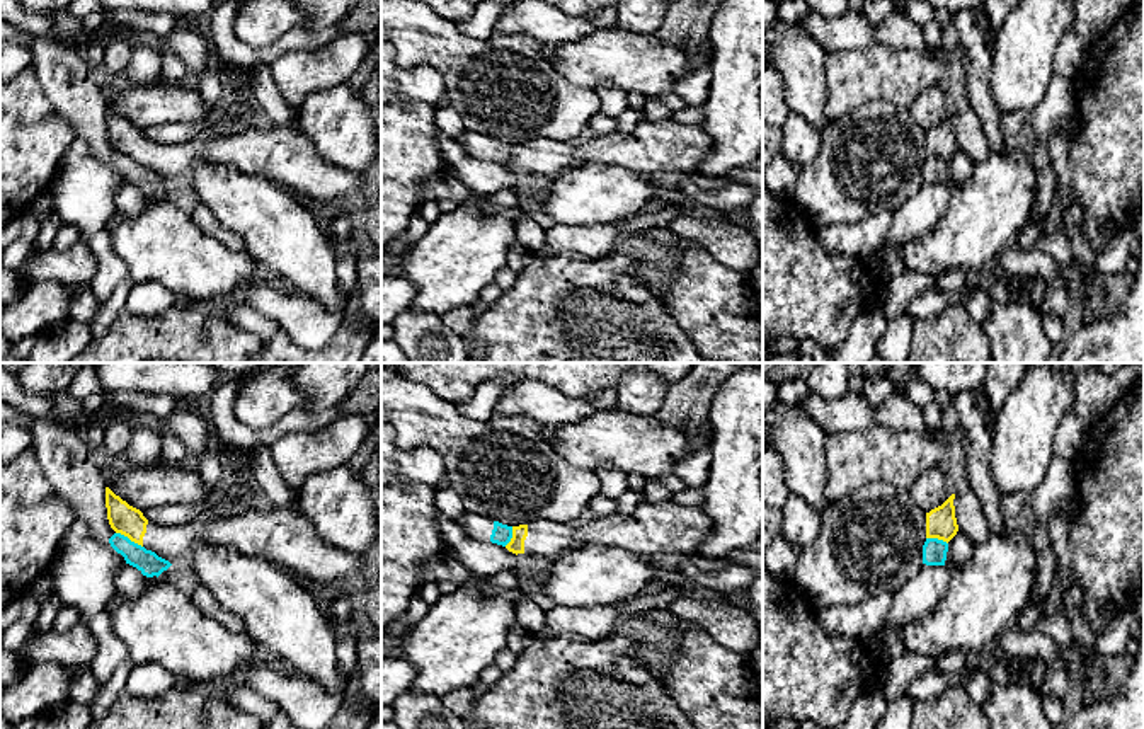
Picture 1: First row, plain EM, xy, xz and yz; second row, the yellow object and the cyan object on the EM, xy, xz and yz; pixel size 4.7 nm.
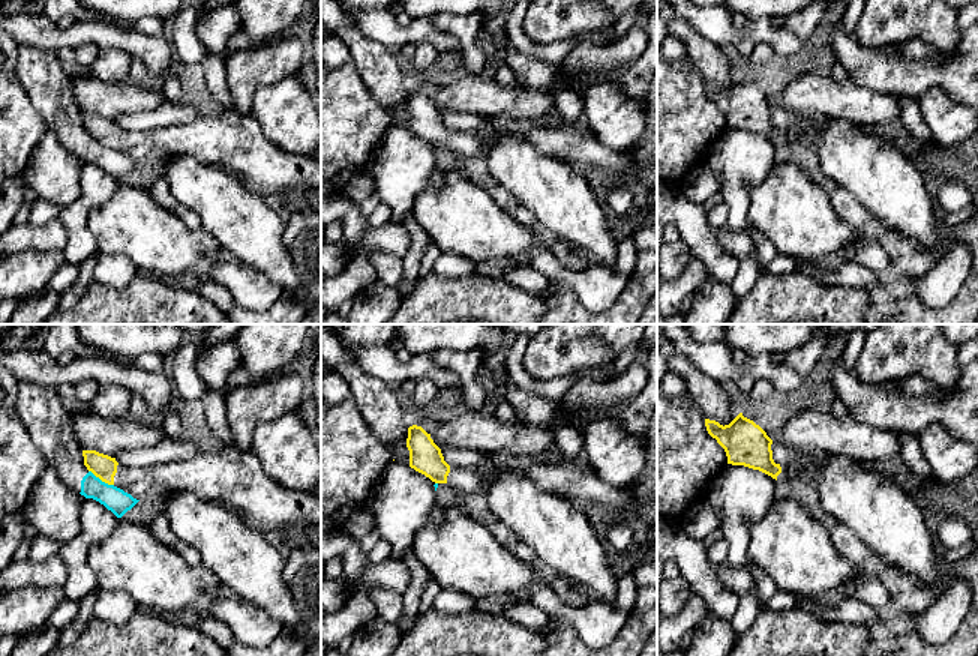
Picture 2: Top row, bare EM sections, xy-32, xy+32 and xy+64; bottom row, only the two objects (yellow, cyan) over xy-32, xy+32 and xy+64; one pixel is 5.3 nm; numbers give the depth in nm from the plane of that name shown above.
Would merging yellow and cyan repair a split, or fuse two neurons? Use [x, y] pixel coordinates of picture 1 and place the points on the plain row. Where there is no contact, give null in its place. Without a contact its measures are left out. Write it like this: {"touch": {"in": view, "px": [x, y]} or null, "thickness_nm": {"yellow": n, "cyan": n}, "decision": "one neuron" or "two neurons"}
{"touch": {"in": "xy", "px": [130, 157]}, "thickness_nm": {"yellow": 140, "cyan": 110}, "decision": "two neurons"}

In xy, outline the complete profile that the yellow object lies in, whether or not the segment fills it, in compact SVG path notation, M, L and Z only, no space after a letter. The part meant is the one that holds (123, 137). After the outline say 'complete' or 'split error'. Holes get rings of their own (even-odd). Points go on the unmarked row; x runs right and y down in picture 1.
M106 106L106 126L116 152L170 182L184 182L204 162L220 162L267 179L293 191L301 201L332 208L335 213L354 213L356 204L369 192L361 172L323 160L298 124L247 128L235 136L211 141L163 145L148 140L140 128Z; split error

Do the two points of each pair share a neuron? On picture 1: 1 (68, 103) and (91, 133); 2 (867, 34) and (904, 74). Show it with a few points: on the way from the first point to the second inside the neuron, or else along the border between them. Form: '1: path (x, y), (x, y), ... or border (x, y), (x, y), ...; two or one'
1: path (75, 109), (91, 126); one
2: border (915, 48), (867, 45), (836, 51); two

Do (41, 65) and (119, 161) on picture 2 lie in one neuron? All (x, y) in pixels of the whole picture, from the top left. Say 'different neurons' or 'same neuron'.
same neuron

